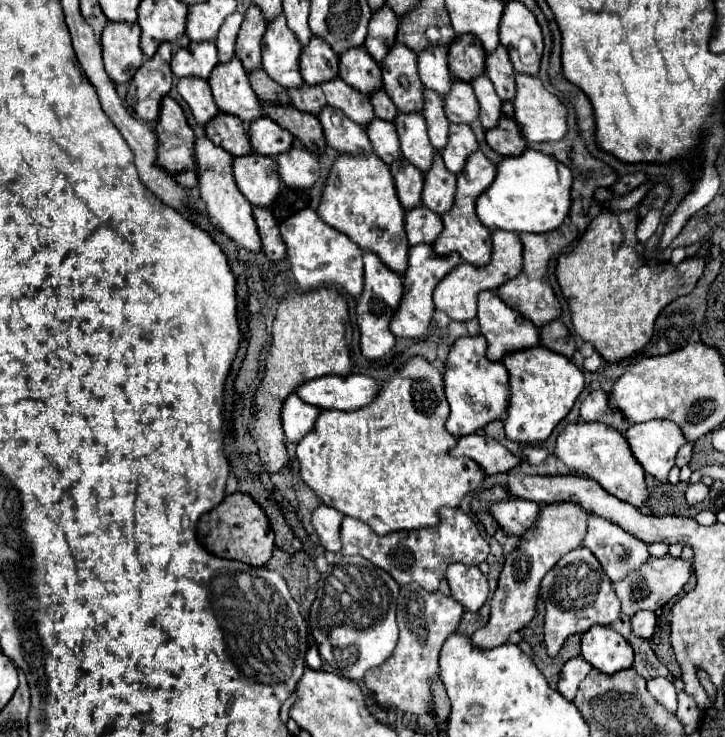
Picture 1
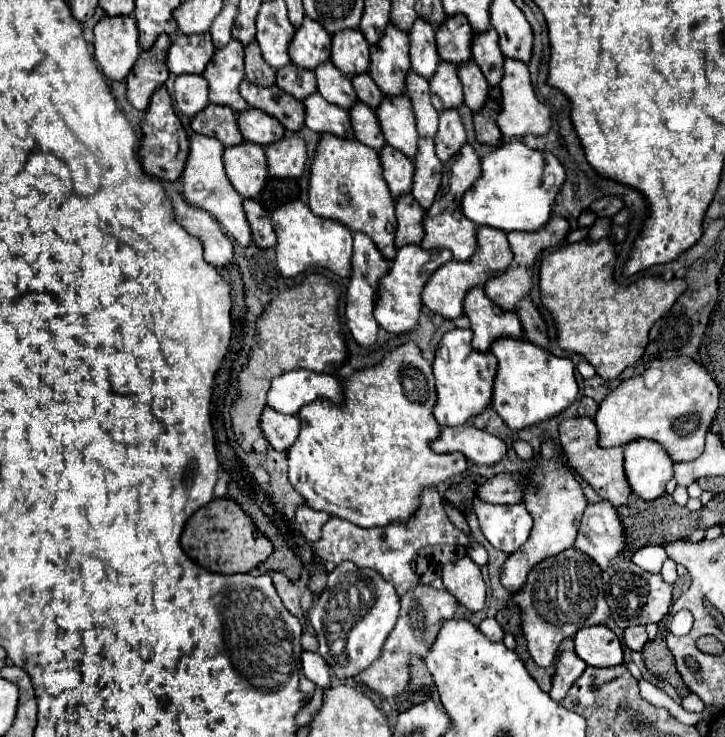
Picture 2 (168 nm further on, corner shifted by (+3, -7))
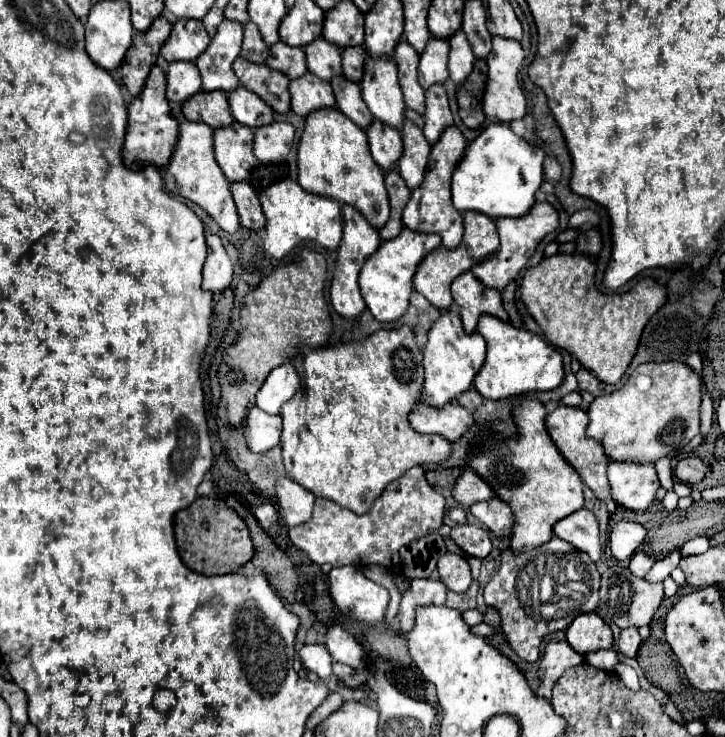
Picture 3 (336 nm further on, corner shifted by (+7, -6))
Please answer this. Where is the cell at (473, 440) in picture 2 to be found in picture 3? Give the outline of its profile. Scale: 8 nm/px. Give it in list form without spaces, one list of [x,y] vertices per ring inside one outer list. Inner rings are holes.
[[[457,400],[449,402],[443,408],[433,408],[419,402],[417,408],[411,412],[409,422],[415,432],[437,434],[449,442],[459,440],[471,426],[475,426],[473,416]]]

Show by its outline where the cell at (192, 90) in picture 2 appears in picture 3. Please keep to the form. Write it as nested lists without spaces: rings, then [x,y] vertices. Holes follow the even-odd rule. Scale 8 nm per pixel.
[[[193,62],[169,64],[167,70],[167,100],[187,102],[191,96],[201,92],[201,74]]]

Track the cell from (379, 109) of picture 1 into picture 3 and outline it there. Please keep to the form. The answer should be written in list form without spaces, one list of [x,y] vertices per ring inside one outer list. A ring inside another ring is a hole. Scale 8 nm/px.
[[[345,48],[343,50],[343,76],[347,80],[361,84],[365,72],[365,52],[363,48]]]

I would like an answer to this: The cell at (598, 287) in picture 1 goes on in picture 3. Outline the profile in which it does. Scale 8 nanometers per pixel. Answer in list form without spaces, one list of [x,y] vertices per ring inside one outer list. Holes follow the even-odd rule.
[[[555,254],[555,256],[543,258],[537,266],[525,272],[521,282],[521,300],[525,302],[529,314],[541,326],[543,336],[549,344],[559,346],[569,354],[573,354],[581,362],[581,366],[601,382],[617,384],[637,352],[637,344],[645,324],[665,304],[667,288],[655,282],[653,278],[645,277],[628,292],[607,296],[607,294],[601,294],[595,286],[595,270],[597,270],[597,264],[587,254]]]

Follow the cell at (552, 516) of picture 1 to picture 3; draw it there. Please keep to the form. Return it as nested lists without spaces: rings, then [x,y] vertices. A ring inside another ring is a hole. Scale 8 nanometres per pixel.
[[[523,400],[515,408],[513,416],[521,438],[503,440],[501,436],[485,436],[469,458],[469,466],[493,486],[501,500],[511,506],[515,516],[511,552],[517,556],[547,544],[553,538],[553,524],[583,506],[583,482],[553,444],[545,426],[547,410],[539,400]]]

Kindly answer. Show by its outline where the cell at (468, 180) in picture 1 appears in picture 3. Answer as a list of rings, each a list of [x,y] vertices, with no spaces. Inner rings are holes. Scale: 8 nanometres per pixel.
[[[449,126],[431,150],[431,158],[429,158],[431,164],[427,168],[423,184],[417,190],[413,190],[411,200],[403,210],[405,228],[409,228],[413,232],[421,232],[421,234],[435,232],[441,236],[443,246],[449,250],[455,250],[463,238],[463,214],[457,212],[453,208],[453,202],[451,202],[451,174],[455,172],[457,164],[461,162],[465,148],[467,148],[467,140],[461,134],[461,130],[457,126]]]

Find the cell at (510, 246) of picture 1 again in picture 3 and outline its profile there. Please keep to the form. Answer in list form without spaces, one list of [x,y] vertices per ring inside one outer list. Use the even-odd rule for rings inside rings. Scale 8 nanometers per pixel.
[[[465,212],[463,220],[465,220],[465,236],[463,236],[459,248],[447,250],[441,246],[441,248],[433,250],[433,254],[425,256],[425,260],[421,262],[421,268],[417,268],[415,278],[413,278],[415,290],[419,294],[423,294],[439,310],[447,310],[453,304],[453,298],[451,298],[453,280],[457,276],[469,272],[473,264],[493,256],[499,248],[499,234],[497,234],[495,220],[489,220],[489,216],[481,216],[479,212]]]

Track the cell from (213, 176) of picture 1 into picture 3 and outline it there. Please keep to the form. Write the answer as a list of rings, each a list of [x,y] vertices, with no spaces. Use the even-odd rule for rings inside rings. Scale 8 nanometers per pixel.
[[[183,122],[179,128],[179,142],[173,152],[173,160],[169,160],[167,170],[163,168],[165,188],[171,194],[183,196],[197,206],[201,206],[225,232],[233,234],[241,228],[239,214],[235,210],[235,202],[231,198],[231,184],[217,166],[213,152],[213,130],[203,122]]]

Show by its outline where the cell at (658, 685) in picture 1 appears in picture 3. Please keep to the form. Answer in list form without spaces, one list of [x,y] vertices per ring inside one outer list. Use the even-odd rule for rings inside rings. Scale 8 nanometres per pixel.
[[[599,650],[599,652],[591,652],[585,656],[585,660],[601,670],[613,670],[619,664],[619,652],[617,650]]]

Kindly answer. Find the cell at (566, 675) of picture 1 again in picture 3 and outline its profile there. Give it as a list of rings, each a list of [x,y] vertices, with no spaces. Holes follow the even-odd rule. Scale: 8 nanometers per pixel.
[[[549,642],[543,656],[541,656],[541,668],[539,668],[539,680],[541,686],[537,690],[539,696],[551,698],[553,684],[561,678],[561,674],[577,664],[581,664],[585,658],[579,656],[567,642]]]

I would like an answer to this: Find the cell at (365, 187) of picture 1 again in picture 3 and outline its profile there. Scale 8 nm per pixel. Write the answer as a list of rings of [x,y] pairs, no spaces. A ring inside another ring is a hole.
[[[339,110],[311,112],[305,120],[305,132],[297,150],[299,186],[309,194],[333,198],[339,204],[349,204],[373,226],[383,228],[389,220],[389,198],[385,192],[385,174],[373,162],[367,134],[357,128]]]

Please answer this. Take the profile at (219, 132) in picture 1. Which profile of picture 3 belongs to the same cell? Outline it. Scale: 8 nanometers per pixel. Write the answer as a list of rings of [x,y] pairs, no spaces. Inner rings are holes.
[[[201,92],[183,104],[183,116],[191,122],[205,122],[213,130],[233,124],[225,92]]]

